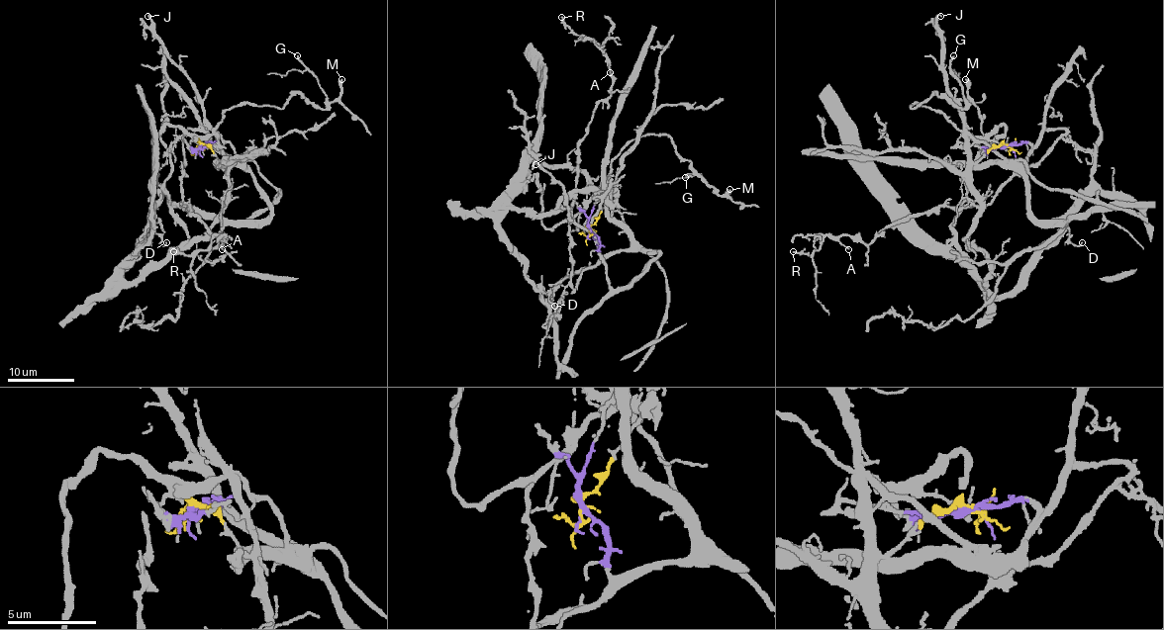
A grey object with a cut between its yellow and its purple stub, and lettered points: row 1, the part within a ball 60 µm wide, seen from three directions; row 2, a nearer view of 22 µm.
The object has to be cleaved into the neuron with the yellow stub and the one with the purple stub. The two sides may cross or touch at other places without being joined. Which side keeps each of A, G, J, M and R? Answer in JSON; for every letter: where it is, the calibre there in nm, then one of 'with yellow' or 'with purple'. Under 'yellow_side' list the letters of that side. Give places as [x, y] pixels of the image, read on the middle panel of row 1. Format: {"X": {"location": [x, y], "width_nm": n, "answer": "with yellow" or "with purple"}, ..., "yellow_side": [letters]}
{"A": {"location": [610, 72], "width_nm": 120, "answer": "with purple"}, "G": {"location": [685, 177], "width_nm": 180, "answer": "with yellow"}, "J": {"location": [535, 164], "width_nm": 190, "answer": "with yellow"}, "M": {"location": [729, 189], "width_nm": 400, "answer": "with yellow"}, "R": {"location": [561, 17], "width_nm": 180, "answer": "with purple"}, "yellow_side": ["G", "J", "M"]}

